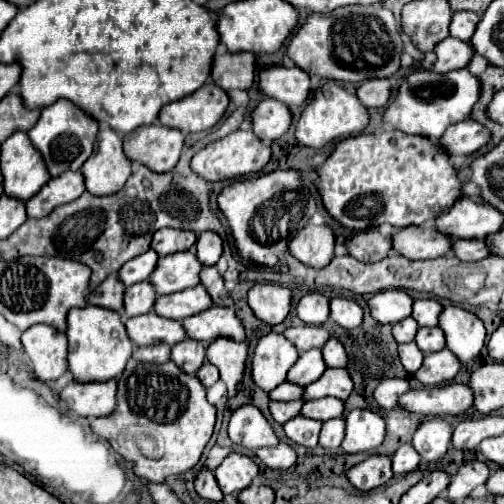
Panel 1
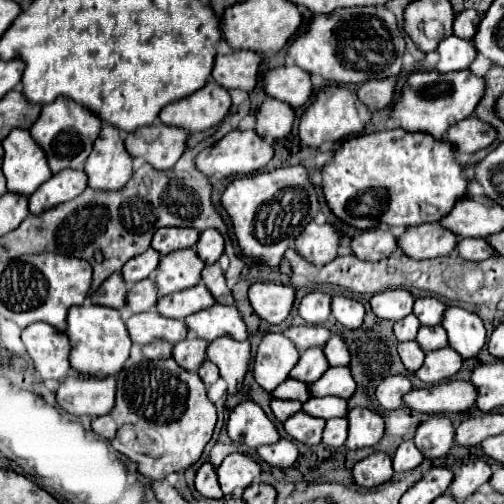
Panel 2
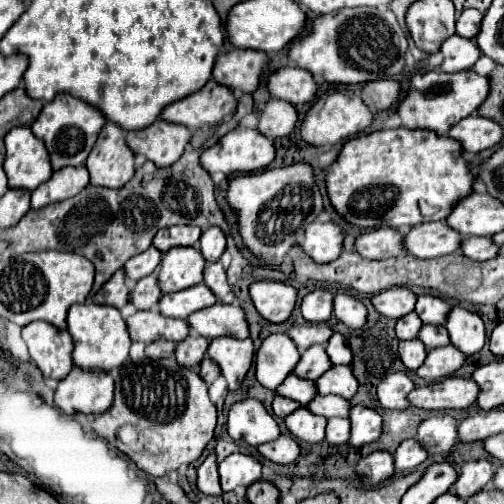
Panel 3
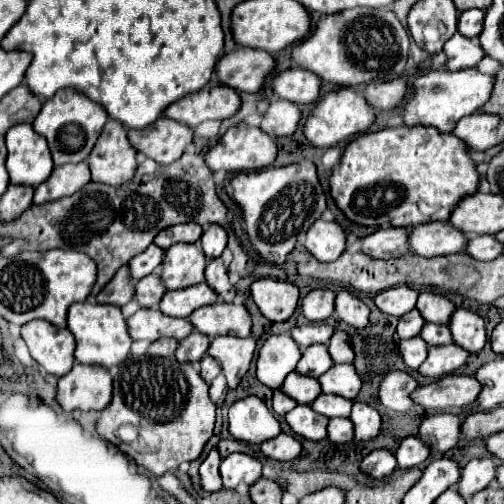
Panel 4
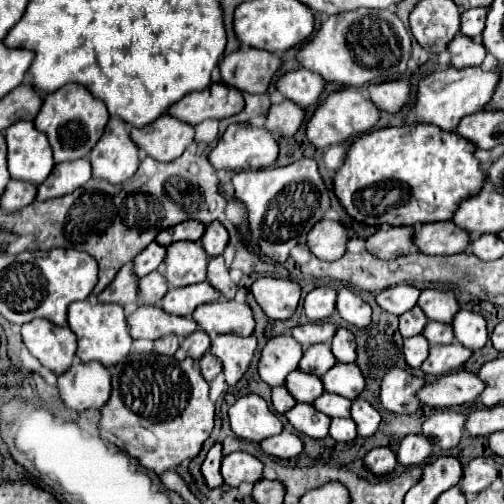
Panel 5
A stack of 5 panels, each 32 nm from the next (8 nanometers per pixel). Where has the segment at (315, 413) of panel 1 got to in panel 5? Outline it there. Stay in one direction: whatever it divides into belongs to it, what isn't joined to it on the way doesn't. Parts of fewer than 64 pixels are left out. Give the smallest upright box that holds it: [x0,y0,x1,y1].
[312,392,352,418]

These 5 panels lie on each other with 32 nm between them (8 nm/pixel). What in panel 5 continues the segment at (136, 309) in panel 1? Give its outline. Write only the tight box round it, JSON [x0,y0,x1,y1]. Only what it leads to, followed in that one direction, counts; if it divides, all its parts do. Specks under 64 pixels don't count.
[138,270,168,306]

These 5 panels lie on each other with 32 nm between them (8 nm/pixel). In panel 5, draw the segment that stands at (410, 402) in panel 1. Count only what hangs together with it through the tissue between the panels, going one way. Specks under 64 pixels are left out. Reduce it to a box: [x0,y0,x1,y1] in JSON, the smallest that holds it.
[416,370,484,408]

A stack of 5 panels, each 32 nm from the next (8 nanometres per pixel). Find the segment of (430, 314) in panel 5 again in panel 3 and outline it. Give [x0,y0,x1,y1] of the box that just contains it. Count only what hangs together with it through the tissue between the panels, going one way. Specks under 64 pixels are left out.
[414,294,452,324]

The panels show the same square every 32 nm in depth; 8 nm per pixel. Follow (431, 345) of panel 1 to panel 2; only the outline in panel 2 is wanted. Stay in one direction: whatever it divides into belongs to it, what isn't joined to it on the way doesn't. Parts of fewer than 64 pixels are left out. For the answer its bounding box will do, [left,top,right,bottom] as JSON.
[416,326,448,352]

